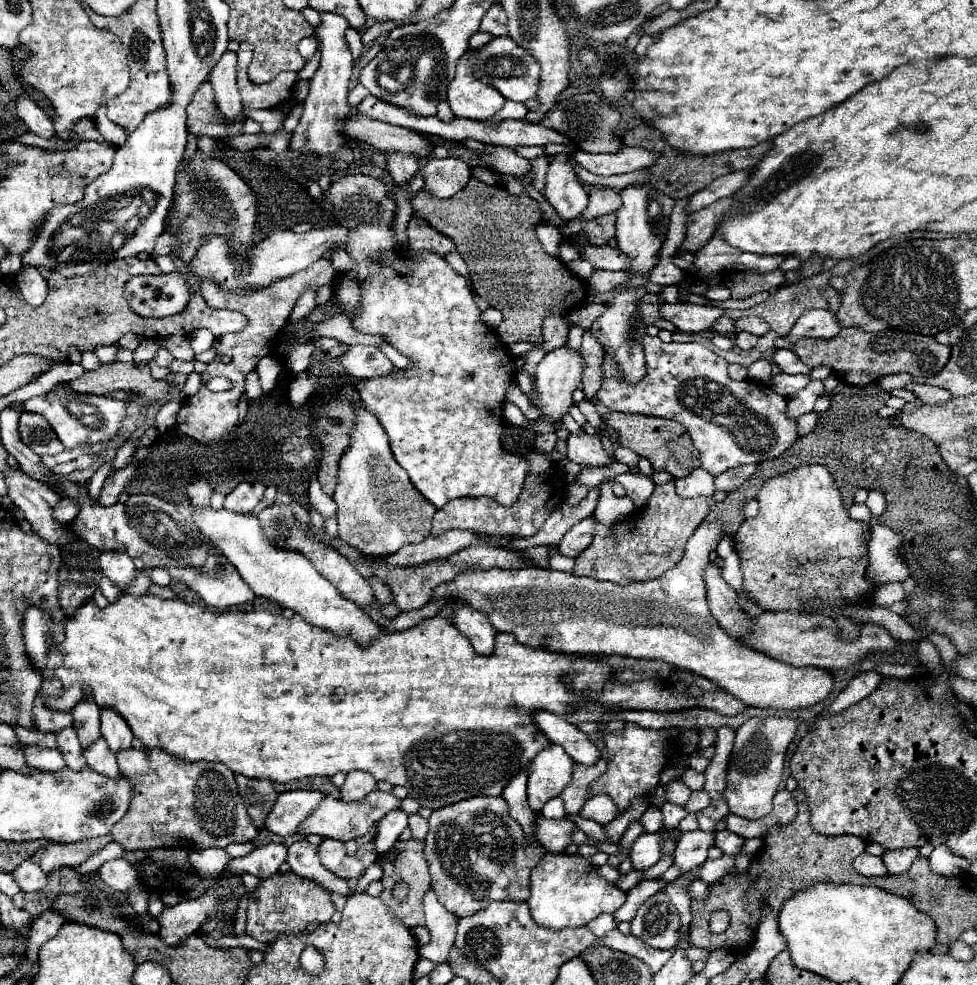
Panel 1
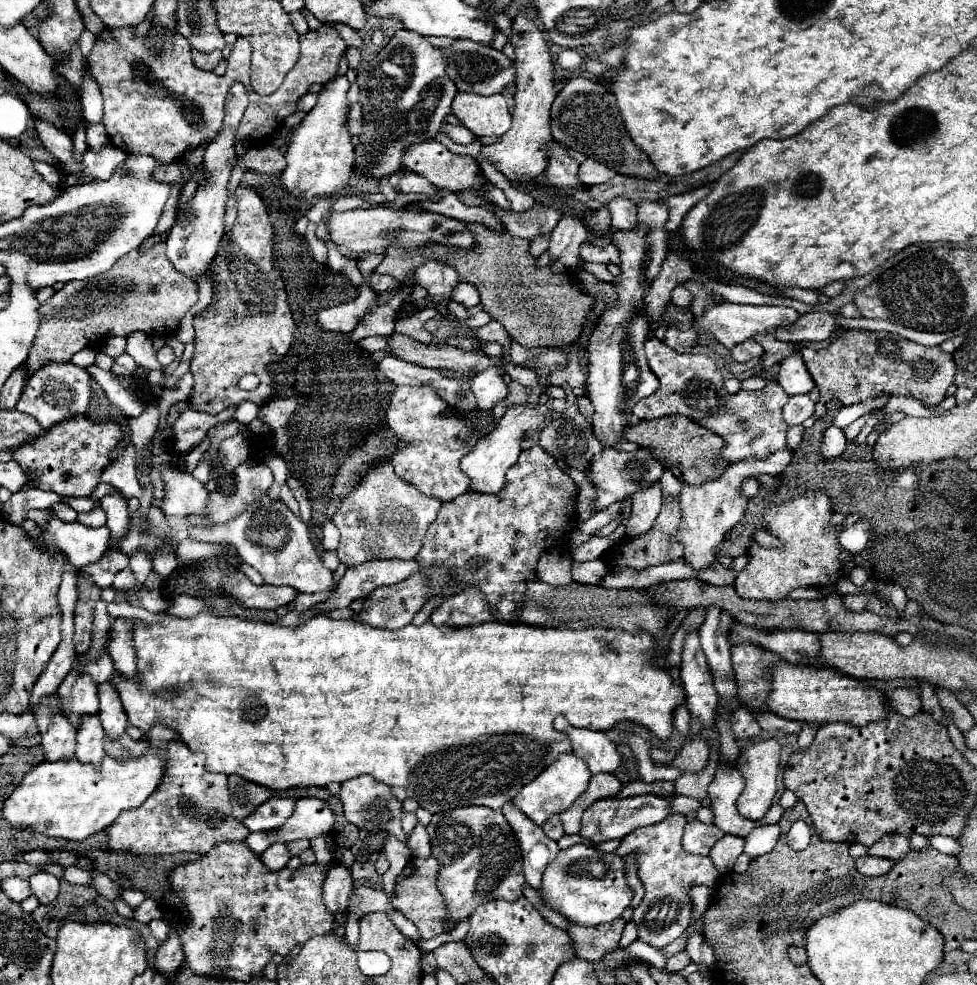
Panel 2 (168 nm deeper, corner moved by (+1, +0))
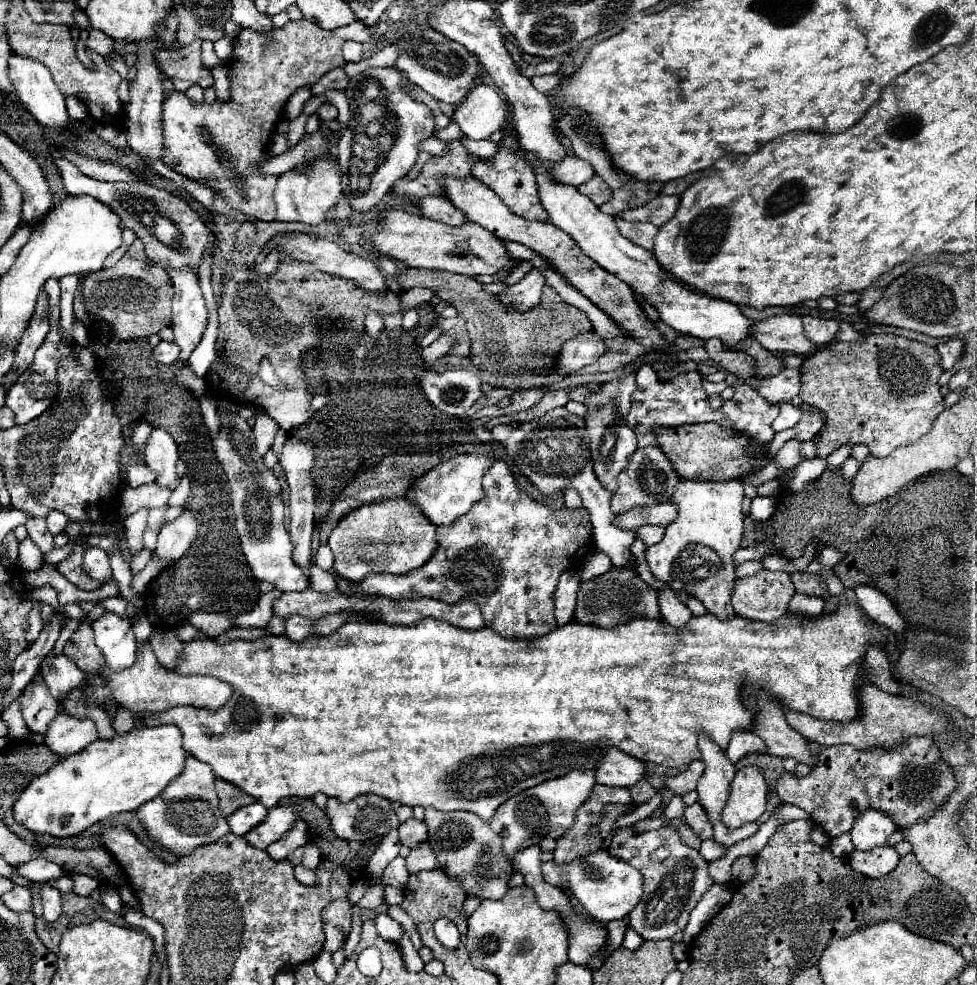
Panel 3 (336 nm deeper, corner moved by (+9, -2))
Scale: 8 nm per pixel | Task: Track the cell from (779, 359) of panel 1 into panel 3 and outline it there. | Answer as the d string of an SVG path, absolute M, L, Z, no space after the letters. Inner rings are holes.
M784 368L778 376L760 378L756 390L770 404L790 402L800 392L800 372L792 368Z

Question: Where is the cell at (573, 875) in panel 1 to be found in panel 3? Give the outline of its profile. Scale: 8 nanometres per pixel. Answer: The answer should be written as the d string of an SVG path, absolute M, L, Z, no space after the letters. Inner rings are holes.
M600 850L596 854L576 858L566 866L544 862L542 876L548 884L556 888L570 888L578 898L578 902L582 902L582 906L590 912L590 916L604 924L608 924L610 920L626 918L634 910L634 906L640 902L642 884L644 884L644 878L636 868L632 868L628 862L620 858L610 856L608 850Z

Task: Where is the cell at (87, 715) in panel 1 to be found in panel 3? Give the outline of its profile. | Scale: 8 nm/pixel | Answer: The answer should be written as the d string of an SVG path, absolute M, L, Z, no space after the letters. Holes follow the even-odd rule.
M48 654L40 666L40 672L56 700L66 698L72 690L84 684L84 674L64 654Z

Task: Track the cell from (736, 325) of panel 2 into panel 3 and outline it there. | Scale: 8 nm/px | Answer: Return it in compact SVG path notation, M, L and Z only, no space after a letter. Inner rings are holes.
M780 314L770 320L756 322L754 336L770 352L792 352L808 356L820 348L804 336L800 316Z

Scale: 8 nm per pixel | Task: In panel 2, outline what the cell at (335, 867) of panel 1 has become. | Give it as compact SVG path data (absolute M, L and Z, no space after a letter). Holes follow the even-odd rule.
M330 864L324 880L324 904L326 908L336 914L340 910L348 910L348 898L354 890L354 880L350 868L344 864Z

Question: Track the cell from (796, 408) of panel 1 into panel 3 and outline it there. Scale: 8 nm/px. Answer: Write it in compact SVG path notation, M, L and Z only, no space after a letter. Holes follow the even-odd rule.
M790 402L788 404L782 404L780 406L780 414L774 420L774 430L780 432L780 430L786 430L786 428L792 428L800 420L800 414L802 412L798 408L794 408Z

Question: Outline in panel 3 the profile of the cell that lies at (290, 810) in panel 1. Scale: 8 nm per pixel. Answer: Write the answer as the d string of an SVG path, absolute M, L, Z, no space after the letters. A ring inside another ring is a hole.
M260 802L238 808L238 812L230 814L230 818L228 818L230 832L244 836L246 832L250 832L254 826L258 826L266 818L266 812L268 812L268 808L264 808Z

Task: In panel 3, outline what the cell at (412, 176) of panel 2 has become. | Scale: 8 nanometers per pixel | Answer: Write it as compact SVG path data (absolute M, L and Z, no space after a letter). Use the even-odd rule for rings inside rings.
M424 198L418 212L430 220L448 226L462 226L466 222L466 216L458 208L454 208L454 204L446 198Z

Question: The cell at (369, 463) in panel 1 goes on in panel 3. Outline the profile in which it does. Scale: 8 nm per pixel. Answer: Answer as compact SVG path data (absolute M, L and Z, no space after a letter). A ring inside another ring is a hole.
M394 498L352 510L332 530L328 546L334 552L336 574L344 580L360 582L370 572L406 574L420 568L434 556L438 540L436 526L432 526L416 506L404 498Z

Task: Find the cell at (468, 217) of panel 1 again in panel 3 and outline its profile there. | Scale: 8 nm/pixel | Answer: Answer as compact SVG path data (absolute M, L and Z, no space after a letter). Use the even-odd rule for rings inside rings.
M408 268L398 276L398 282L404 290L424 286L436 290L436 294L456 306L460 316L466 320L466 330L472 340L472 364L478 370L496 374L496 378L504 378L518 374L518 370L538 370L540 374L550 374L556 366L556 358L562 350L562 342L574 338L580 332L592 330L588 316L566 304L554 288L546 286L542 294L542 302L538 308L530 312L516 312L506 308L496 300L494 294L482 290L482 284L472 280L470 276L450 274L450 272L436 272L436 270L422 270L422 268Z

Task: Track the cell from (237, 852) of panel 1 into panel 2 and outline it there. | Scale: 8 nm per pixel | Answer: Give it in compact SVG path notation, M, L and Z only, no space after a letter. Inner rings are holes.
M300 798L296 802L294 814L282 828L250 834L246 844L252 848L256 856L260 856L274 842L292 842L302 838L312 840L316 836L328 834L332 826L334 826L334 812L324 800Z

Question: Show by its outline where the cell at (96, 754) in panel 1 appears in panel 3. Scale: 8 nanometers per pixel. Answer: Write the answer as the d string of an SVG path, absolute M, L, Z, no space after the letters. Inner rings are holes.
M58 714L50 722L50 730L44 734L44 744L58 756L70 756L84 750L98 738L92 720L76 720L66 714Z

